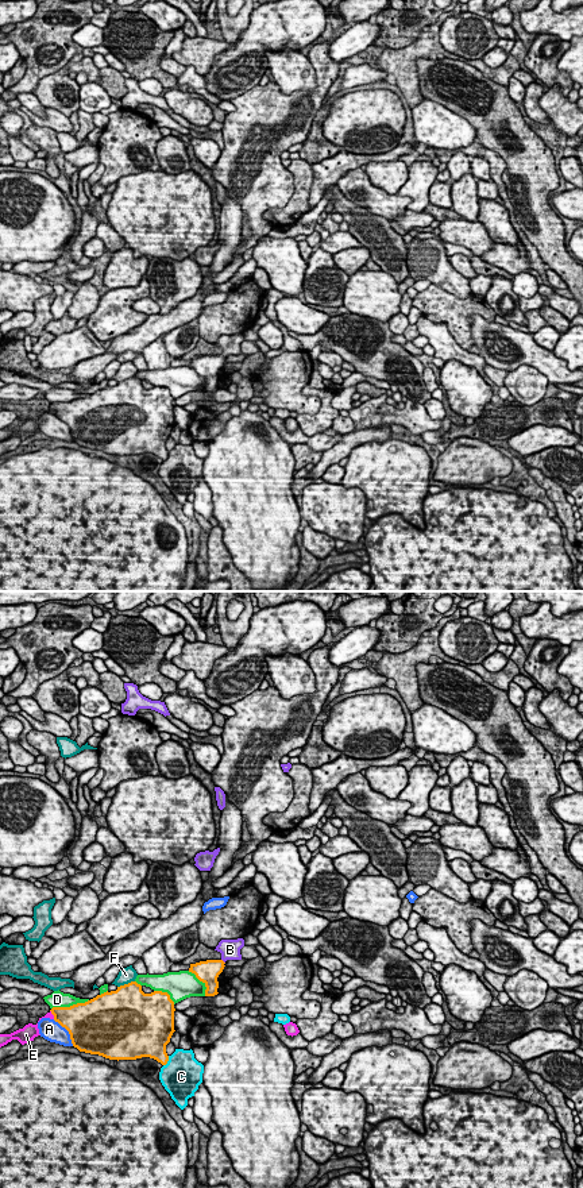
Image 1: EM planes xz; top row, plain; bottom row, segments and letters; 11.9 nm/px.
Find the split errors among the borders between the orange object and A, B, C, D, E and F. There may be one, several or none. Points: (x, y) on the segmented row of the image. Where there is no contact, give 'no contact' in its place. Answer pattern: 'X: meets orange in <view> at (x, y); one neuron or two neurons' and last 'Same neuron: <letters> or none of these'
A: meets orange in xz at (68, 1030); two neurons
B: meets orange in xz at (223, 961); one neuron
C: meets orange in xz at (168, 1060); two neurons
D: meets orange in xz at (70, 1006); two neurons
E: meets orange in xz at (51, 1013); two neurons
F: meets orange in xz at (126, 984); two neurons
Same neuron: B

